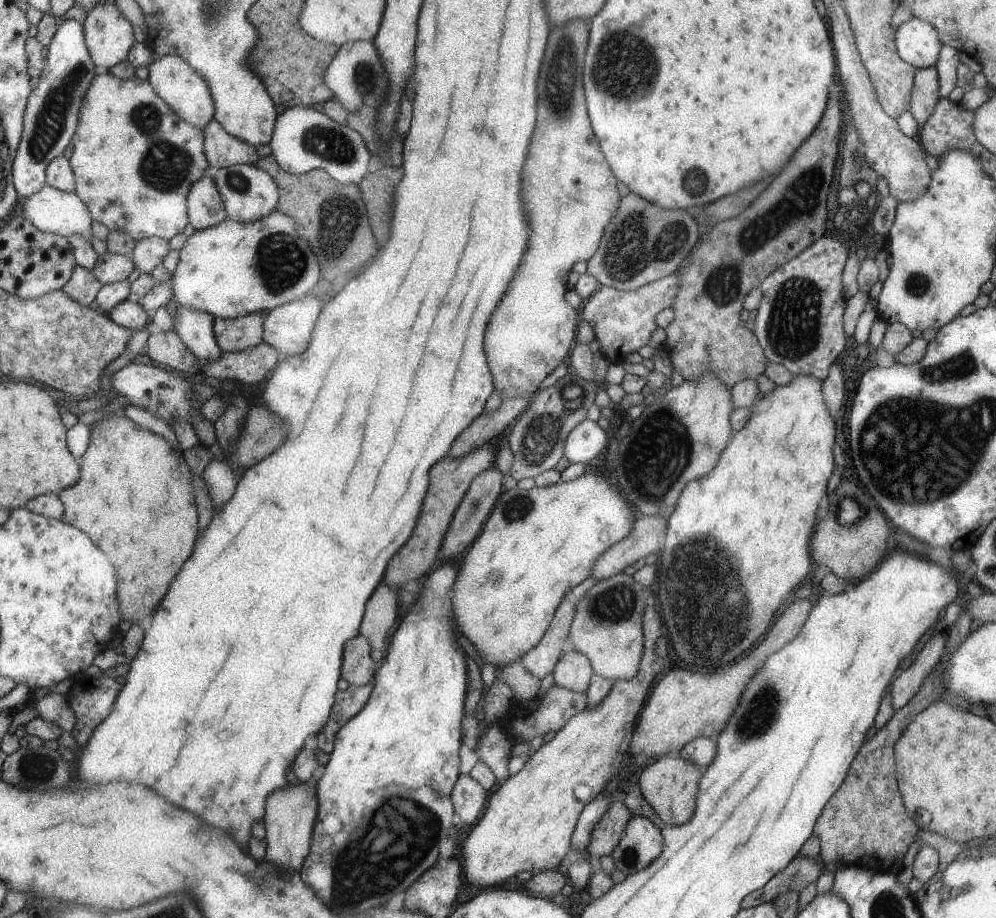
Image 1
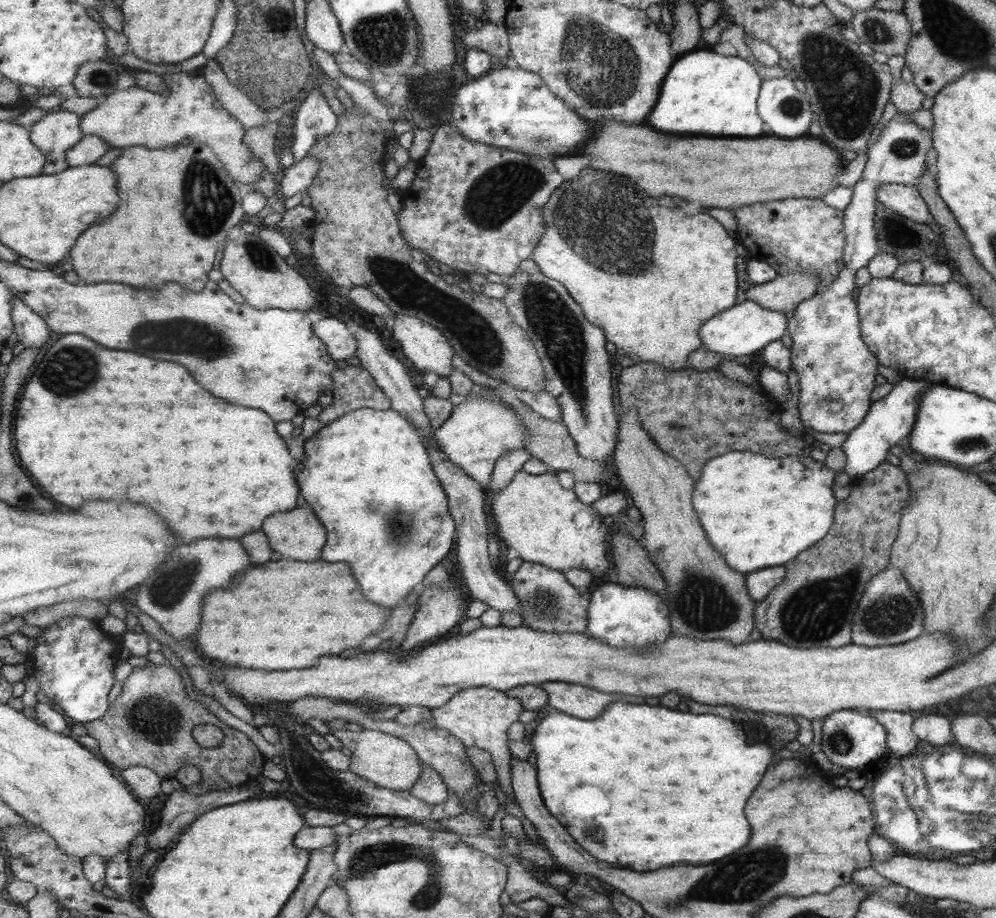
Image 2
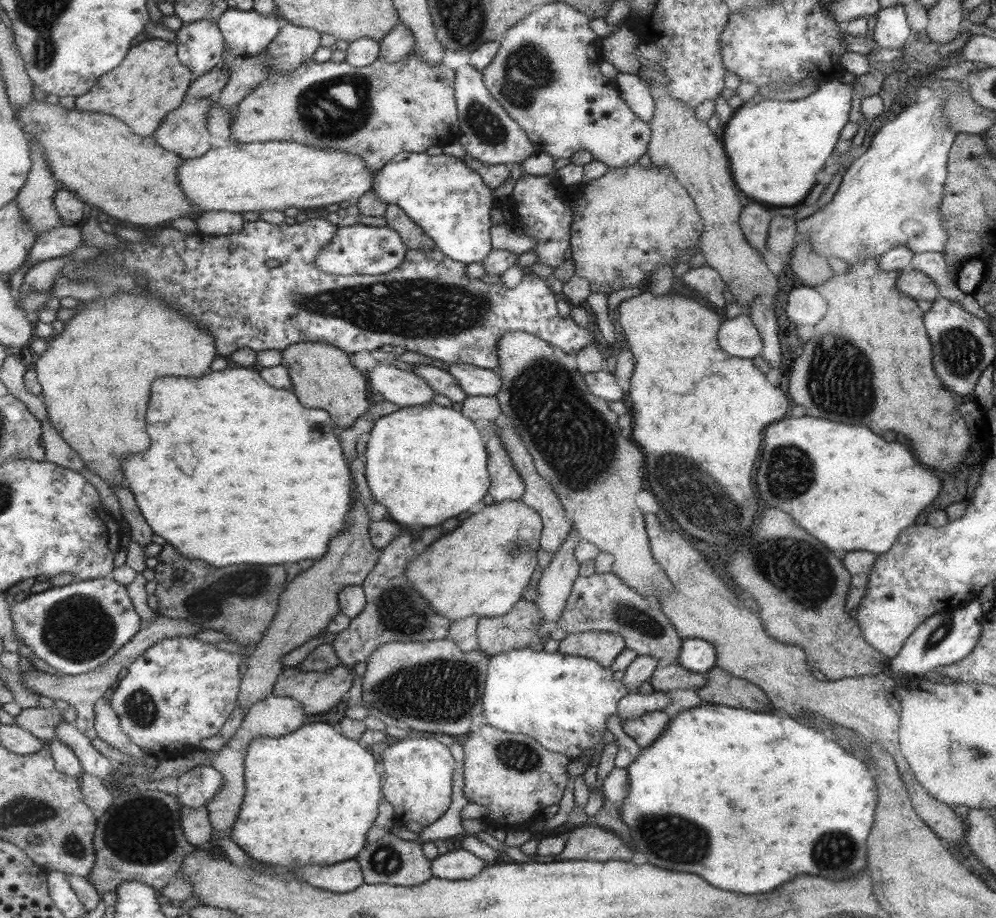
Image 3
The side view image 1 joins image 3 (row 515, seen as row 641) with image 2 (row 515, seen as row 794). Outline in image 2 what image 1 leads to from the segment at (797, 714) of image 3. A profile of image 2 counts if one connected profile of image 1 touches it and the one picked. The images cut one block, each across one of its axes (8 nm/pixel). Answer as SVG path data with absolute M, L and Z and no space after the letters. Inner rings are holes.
M523 469L510 478L500 491L495 491L490 498L489 516L494 534L501 539L507 548L515 550L523 562L529 562L558 570L561 573L569 569L581 569L592 576L599 576L609 568L607 560L607 528L601 526L601 516L588 503L582 503L573 490L563 489L558 478L549 473L532 475Z

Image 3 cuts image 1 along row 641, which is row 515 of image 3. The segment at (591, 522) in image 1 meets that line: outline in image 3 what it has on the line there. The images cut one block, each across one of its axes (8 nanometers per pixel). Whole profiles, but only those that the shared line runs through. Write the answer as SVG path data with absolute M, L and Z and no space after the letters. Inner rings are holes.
M488 500L479 507L479 512L459 522L455 530L433 541L423 554L408 563L408 582L416 593L428 602L433 612L441 614L450 622L469 616L499 618L508 614L512 606L524 597L531 574L538 565L536 554L540 548L542 525L540 514L521 500L501 503Z

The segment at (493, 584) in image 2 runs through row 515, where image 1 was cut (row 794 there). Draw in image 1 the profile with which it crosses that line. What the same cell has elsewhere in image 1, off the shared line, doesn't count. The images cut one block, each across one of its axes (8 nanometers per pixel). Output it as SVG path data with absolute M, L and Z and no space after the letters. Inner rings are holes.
M461 774L452 788L452 806L463 824L471 824L485 806L484 787L469 775Z

